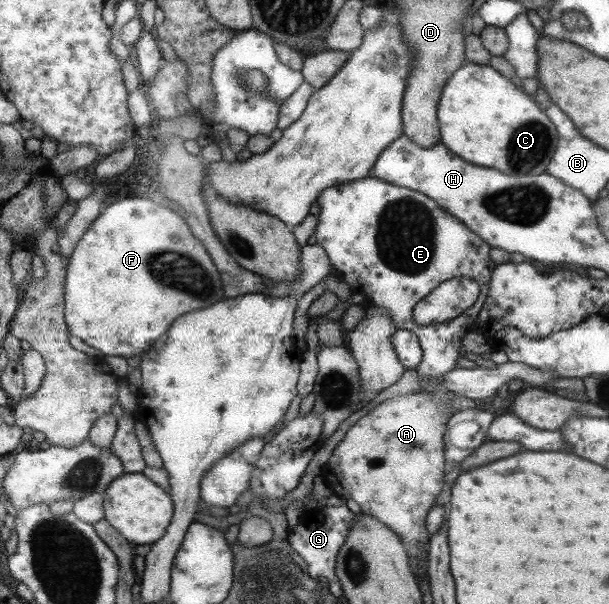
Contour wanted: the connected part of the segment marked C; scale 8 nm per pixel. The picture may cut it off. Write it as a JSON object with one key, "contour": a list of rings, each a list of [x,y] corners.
{"contour":[[[465,63],[465,65],[461,66],[461,69],[457,70],[453,77],[449,78],[447,85],[444,87],[443,97],[440,99],[440,109],[439,109],[439,117],[441,121],[441,135],[445,135],[445,139],[440,139],[443,141],[443,144],[447,146],[452,152],[456,152],[458,156],[461,156],[461,159],[468,161],[472,164],[478,164],[483,167],[489,168],[497,168],[497,171],[506,172],[509,175],[539,175],[545,173],[545,169],[547,169],[547,165],[549,165],[549,161],[551,161],[551,157],[553,157],[553,153],[555,153],[555,149],[559,149],[557,147],[557,141],[559,141],[559,137],[557,137],[557,131],[555,131],[555,125],[547,119],[547,115],[543,113],[543,111],[539,111],[537,109],[537,105],[535,105],[536,101],[533,101],[529,95],[525,95],[523,91],[519,91],[509,79],[505,79],[501,73],[497,73],[492,66],[488,64],[476,64],[476,63]]]}

